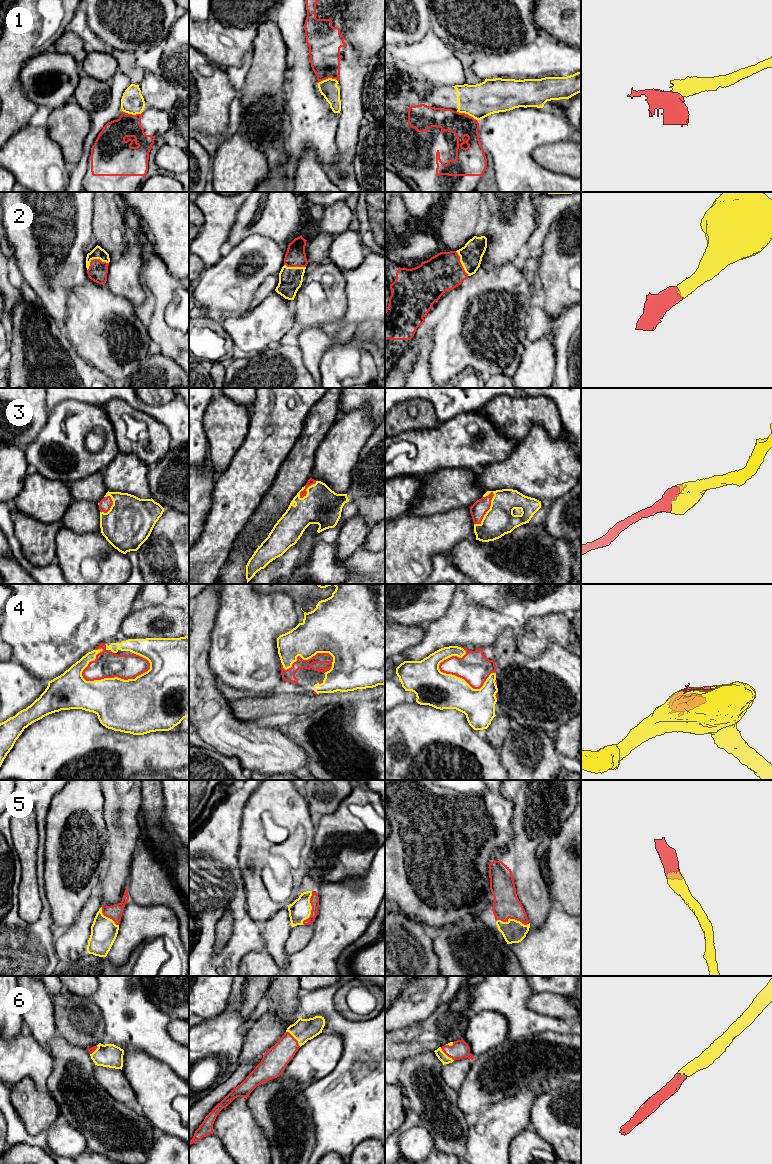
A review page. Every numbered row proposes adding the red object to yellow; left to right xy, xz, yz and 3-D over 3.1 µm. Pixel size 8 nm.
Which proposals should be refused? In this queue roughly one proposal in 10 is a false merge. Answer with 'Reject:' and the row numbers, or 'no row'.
Reject: 1

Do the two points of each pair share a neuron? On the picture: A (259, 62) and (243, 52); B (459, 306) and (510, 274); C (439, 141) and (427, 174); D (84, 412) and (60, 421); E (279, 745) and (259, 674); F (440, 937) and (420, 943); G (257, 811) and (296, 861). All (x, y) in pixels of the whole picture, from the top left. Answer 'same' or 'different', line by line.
A: different
B: same
C: same
D: same
E: different
F: different
G: same

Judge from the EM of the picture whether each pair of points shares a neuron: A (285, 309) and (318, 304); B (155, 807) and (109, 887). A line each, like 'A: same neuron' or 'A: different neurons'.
A: different neurons
B: different neurons

